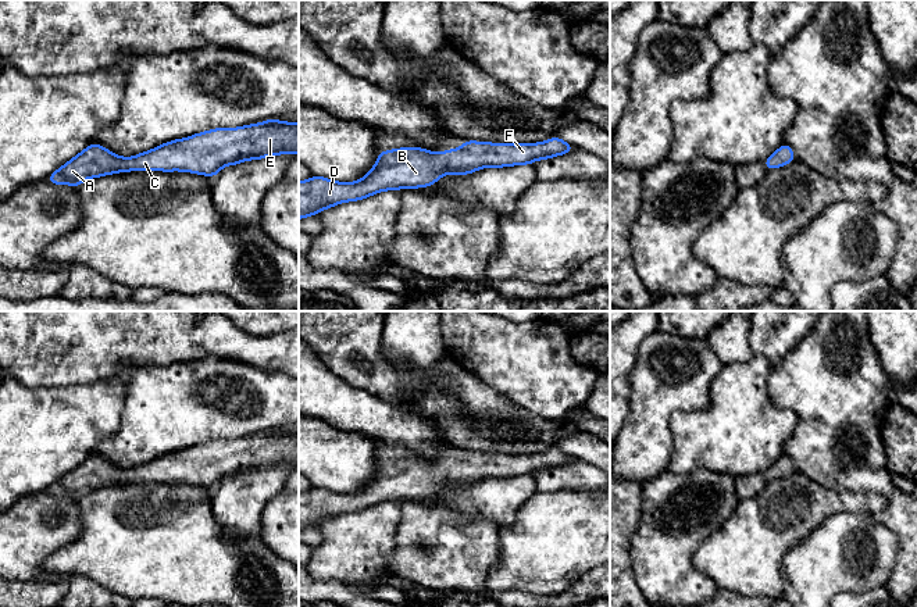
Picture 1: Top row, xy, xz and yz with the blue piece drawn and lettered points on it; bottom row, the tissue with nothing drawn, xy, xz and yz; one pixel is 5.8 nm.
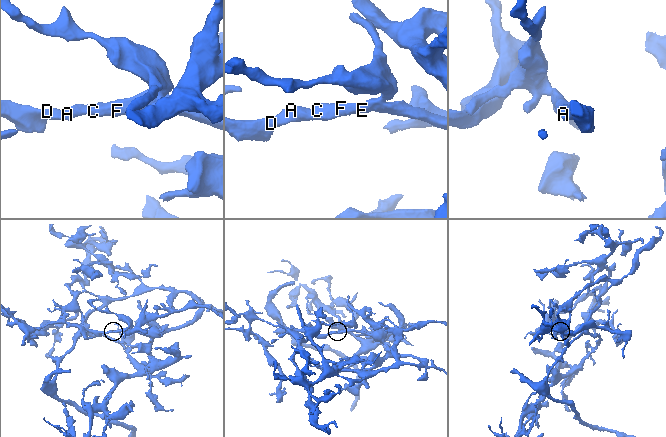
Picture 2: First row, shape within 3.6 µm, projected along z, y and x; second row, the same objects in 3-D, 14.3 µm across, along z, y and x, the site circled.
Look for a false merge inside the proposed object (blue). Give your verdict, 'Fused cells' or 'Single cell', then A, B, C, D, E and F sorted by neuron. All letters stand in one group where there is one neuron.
Single cell. Groups: A B C D E F

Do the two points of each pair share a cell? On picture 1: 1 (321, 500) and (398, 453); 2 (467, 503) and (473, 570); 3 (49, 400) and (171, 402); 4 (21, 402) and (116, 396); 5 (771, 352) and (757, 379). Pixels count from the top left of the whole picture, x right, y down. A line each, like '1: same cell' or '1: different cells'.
1: same cell
2: different cells
3: different cells
4: same cell
5: different cells

